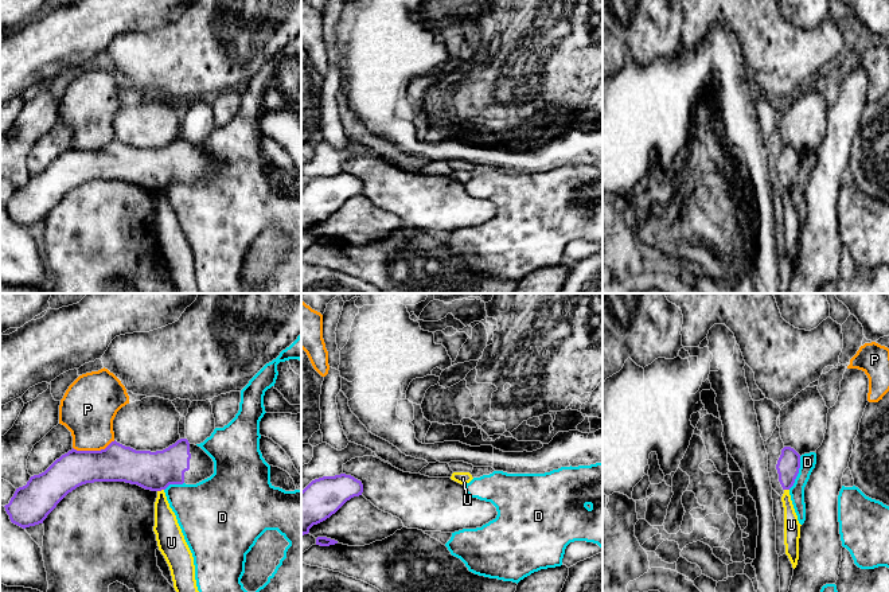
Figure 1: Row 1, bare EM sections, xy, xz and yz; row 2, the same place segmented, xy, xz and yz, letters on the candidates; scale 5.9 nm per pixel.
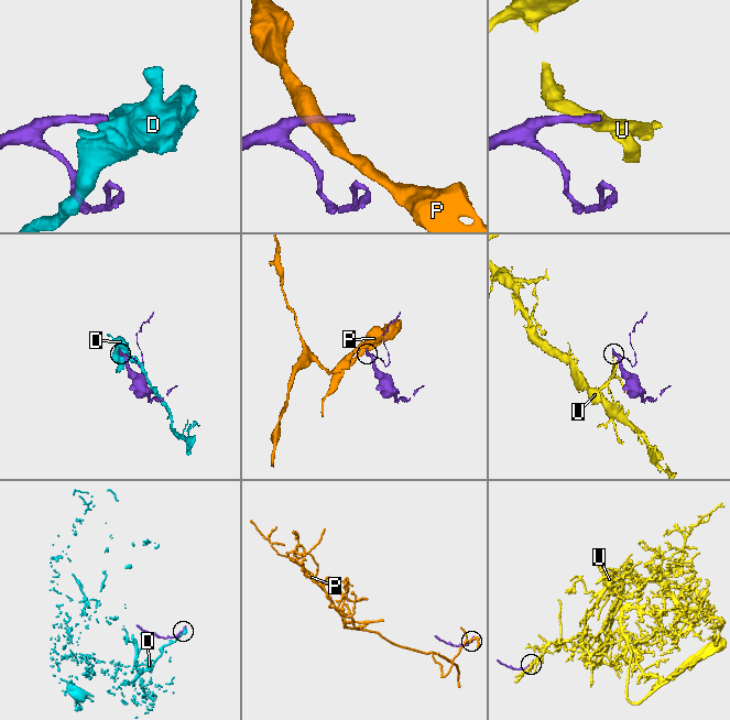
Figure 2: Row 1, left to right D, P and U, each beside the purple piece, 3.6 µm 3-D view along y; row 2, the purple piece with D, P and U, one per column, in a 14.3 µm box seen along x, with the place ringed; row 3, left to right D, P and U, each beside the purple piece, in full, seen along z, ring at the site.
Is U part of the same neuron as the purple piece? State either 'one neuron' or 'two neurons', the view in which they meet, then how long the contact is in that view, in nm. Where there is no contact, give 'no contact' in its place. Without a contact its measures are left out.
two neurons; contact in xy; length 40 nm

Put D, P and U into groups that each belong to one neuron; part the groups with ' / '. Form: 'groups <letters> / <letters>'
groups D / P / U

